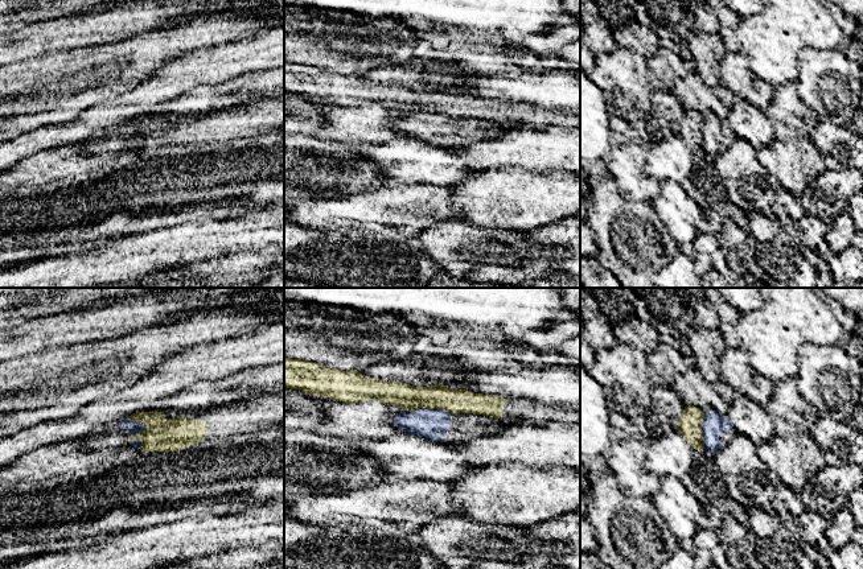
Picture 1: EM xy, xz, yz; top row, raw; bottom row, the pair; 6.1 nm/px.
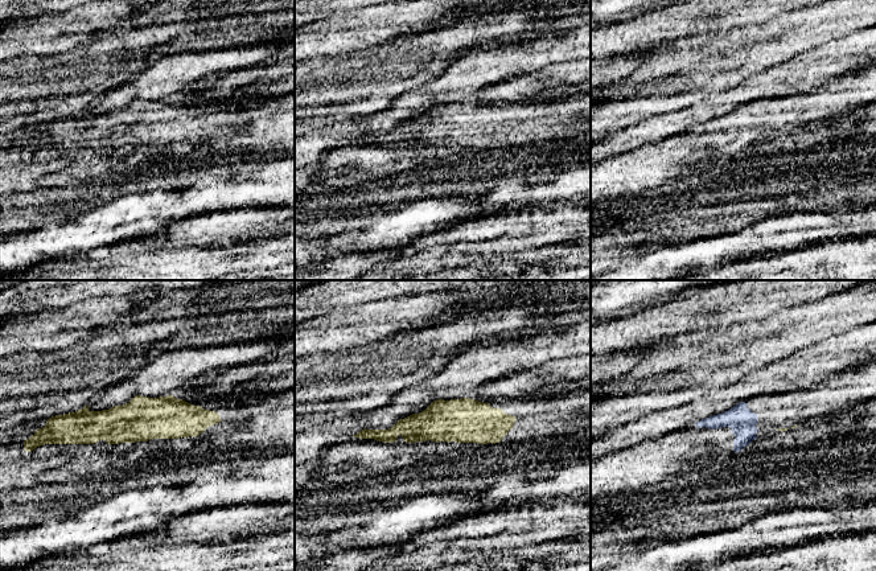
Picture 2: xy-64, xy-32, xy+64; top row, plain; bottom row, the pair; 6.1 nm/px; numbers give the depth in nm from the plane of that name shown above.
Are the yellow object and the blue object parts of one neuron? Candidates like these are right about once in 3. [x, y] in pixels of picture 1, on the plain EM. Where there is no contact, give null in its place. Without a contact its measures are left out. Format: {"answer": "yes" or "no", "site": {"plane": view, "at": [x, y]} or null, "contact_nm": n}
{"answer": "no", "site": {"plane": "xy", "at": [138, 127]}, "contact_nm": 150}

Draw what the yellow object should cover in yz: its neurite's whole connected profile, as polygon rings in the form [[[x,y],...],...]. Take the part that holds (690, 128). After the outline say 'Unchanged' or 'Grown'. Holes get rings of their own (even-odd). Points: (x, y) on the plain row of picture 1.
[[[685,111],[685,116],[677,127],[677,133],[682,137],[685,144],[695,153],[704,156],[702,128],[704,117],[694,111]]]. Unchanged

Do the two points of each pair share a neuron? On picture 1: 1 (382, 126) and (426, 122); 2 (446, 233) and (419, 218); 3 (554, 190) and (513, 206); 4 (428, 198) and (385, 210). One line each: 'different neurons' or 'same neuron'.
1: different neurons
2: different neurons
3: same neuron
4: same neuron

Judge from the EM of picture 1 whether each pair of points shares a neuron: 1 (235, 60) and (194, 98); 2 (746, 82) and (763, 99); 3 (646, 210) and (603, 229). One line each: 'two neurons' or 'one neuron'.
1: two neurons
2: one neuron
3: one neuron

